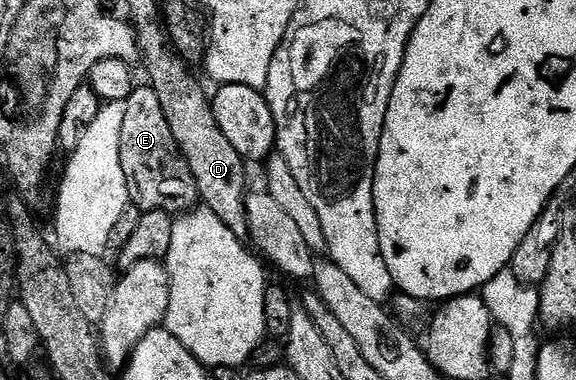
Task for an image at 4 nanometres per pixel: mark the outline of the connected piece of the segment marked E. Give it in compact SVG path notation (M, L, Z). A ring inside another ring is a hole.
M137 86L122 103L125 118L121 121L121 167L125 181L128 183L128 198L140 213L161 210L172 214L192 211L200 203L199 191L193 182L193 174L189 174L189 166L177 146L173 142L173 130L169 130L169 122L161 110L161 101L149 86Z

